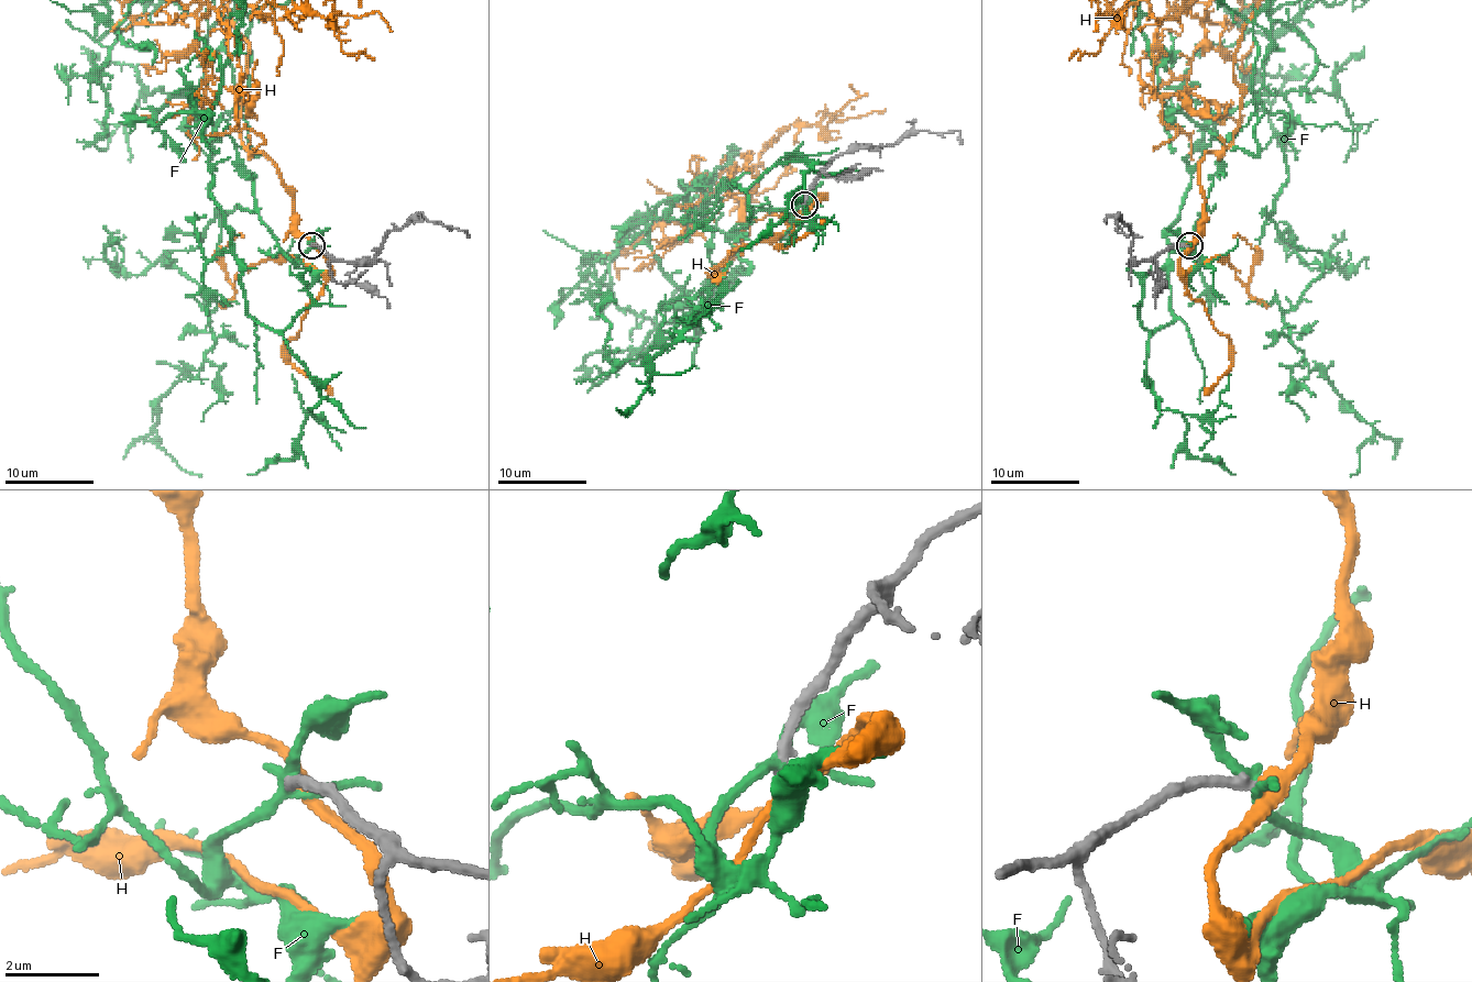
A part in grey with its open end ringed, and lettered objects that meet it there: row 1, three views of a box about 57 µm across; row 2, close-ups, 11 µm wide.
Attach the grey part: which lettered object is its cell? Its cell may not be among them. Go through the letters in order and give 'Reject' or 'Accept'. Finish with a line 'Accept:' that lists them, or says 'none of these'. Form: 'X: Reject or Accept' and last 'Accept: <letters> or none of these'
F: Reject
H: Reject
Accept: none of these

